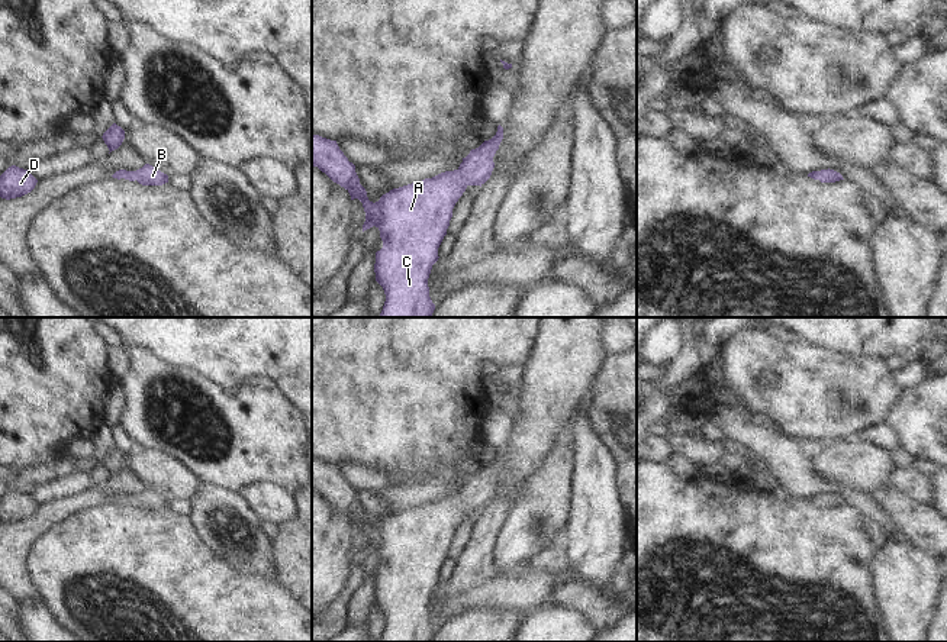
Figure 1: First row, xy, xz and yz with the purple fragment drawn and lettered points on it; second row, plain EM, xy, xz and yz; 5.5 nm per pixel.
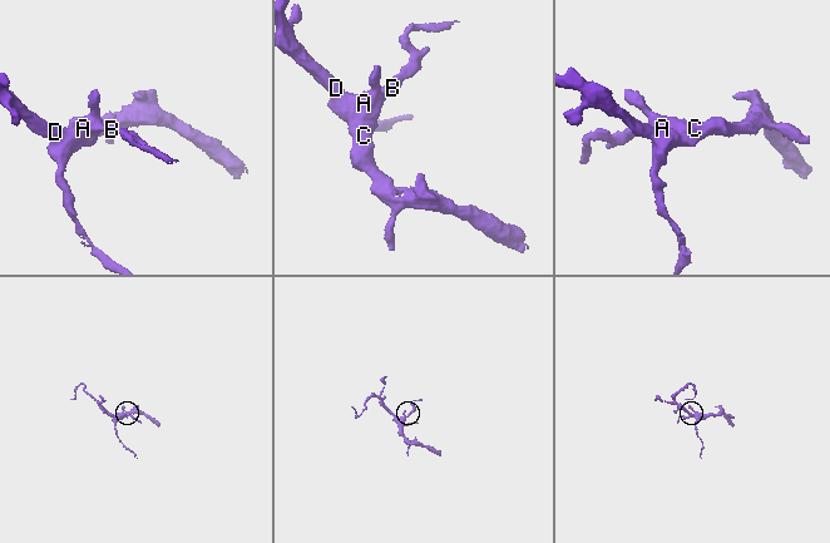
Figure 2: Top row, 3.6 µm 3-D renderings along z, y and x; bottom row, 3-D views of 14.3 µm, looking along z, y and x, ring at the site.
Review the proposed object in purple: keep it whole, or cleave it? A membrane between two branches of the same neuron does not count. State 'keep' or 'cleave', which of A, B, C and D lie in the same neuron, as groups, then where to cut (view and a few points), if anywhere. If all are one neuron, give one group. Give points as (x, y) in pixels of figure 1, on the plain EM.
keep | A B C D | no cut

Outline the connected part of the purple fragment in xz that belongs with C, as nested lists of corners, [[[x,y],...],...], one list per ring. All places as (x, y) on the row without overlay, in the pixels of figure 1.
[[[499,449],[496,459],[471,474],[457,494],[393,513],[373,528],[336,465],[312,458],[312,490],[363,528],[363,556],[373,551],[380,555],[383,572],[376,577],[374,597],[386,626],[379,642],[432,641],[428,603],[452,533],[468,510],[481,512],[490,503],[502,464]]]

